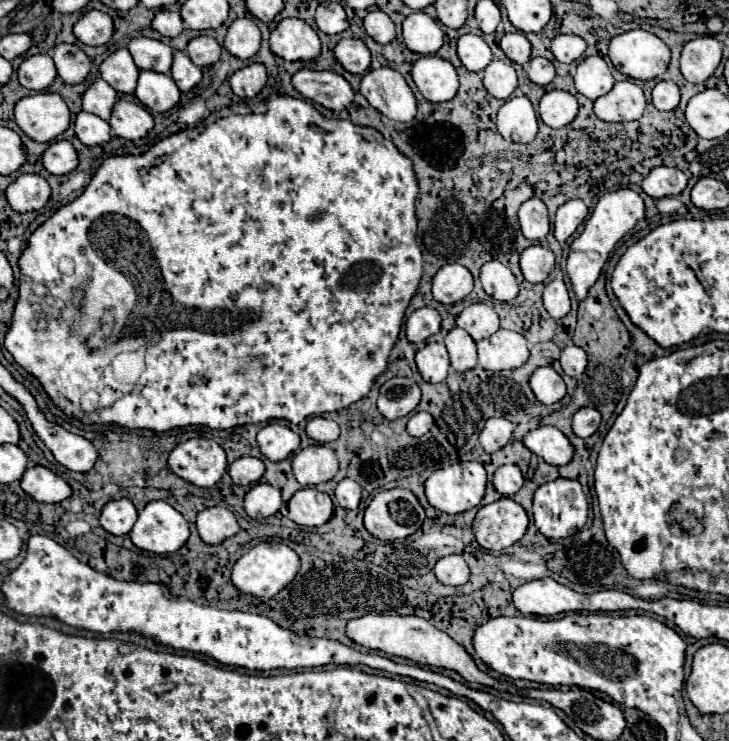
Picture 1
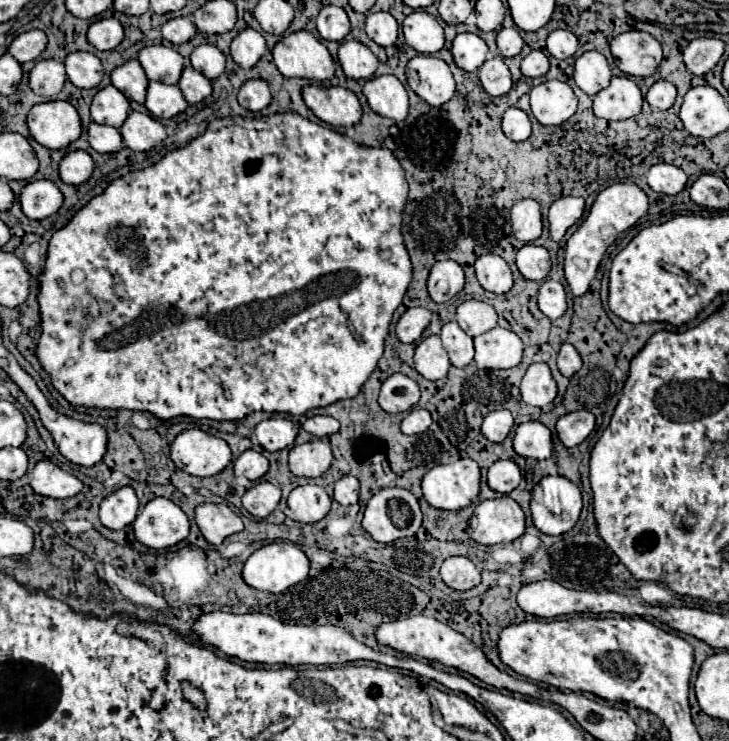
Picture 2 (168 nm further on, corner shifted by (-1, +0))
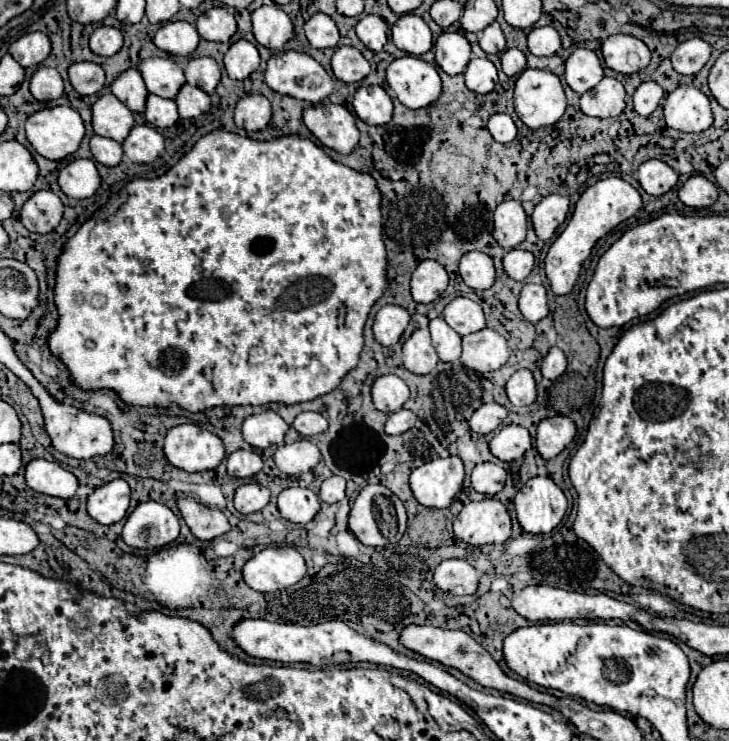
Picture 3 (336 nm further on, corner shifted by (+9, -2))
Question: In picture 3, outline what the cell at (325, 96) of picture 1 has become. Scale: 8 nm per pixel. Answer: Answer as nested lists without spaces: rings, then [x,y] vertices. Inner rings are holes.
[[[318,103],[304,109],[304,125],[326,147],[350,153],[358,143],[358,127],[354,115],[338,103]]]

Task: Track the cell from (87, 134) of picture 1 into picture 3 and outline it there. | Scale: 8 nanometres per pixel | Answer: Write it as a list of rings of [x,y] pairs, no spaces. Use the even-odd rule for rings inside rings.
[[[92,135],[90,137],[90,151],[94,155],[94,159],[102,165],[114,167],[120,163],[122,159],[122,151],[120,151],[120,143],[116,143],[114,139],[104,139],[102,135]]]

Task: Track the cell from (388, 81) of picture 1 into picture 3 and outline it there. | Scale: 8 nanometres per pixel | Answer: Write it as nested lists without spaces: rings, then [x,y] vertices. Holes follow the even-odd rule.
[[[380,85],[360,87],[354,93],[354,111],[368,125],[386,125],[392,121],[392,99]]]

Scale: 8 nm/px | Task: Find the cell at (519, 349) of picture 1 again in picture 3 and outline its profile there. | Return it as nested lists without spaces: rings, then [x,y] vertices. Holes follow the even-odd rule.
[[[484,327],[476,333],[462,337],[462,365],[478,373],[500,369],[510,357],[510,347],[506,339]]]

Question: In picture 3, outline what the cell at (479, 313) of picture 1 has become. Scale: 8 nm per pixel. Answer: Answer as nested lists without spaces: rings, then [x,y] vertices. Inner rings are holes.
[[[456,297],[450,301],[442,313],[444,321],[458,333],[458,335],[468,335],[474,331],[484,329],[484,311],[482,307],[466,297]]]

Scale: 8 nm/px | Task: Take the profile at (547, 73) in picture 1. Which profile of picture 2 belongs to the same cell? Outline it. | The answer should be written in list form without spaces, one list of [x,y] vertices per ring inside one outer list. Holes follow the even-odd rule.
[[[530,51],[520,63],[520,71],[526,77],[544,77],[548,69],[550,69],[548,57],[542,51]]]

